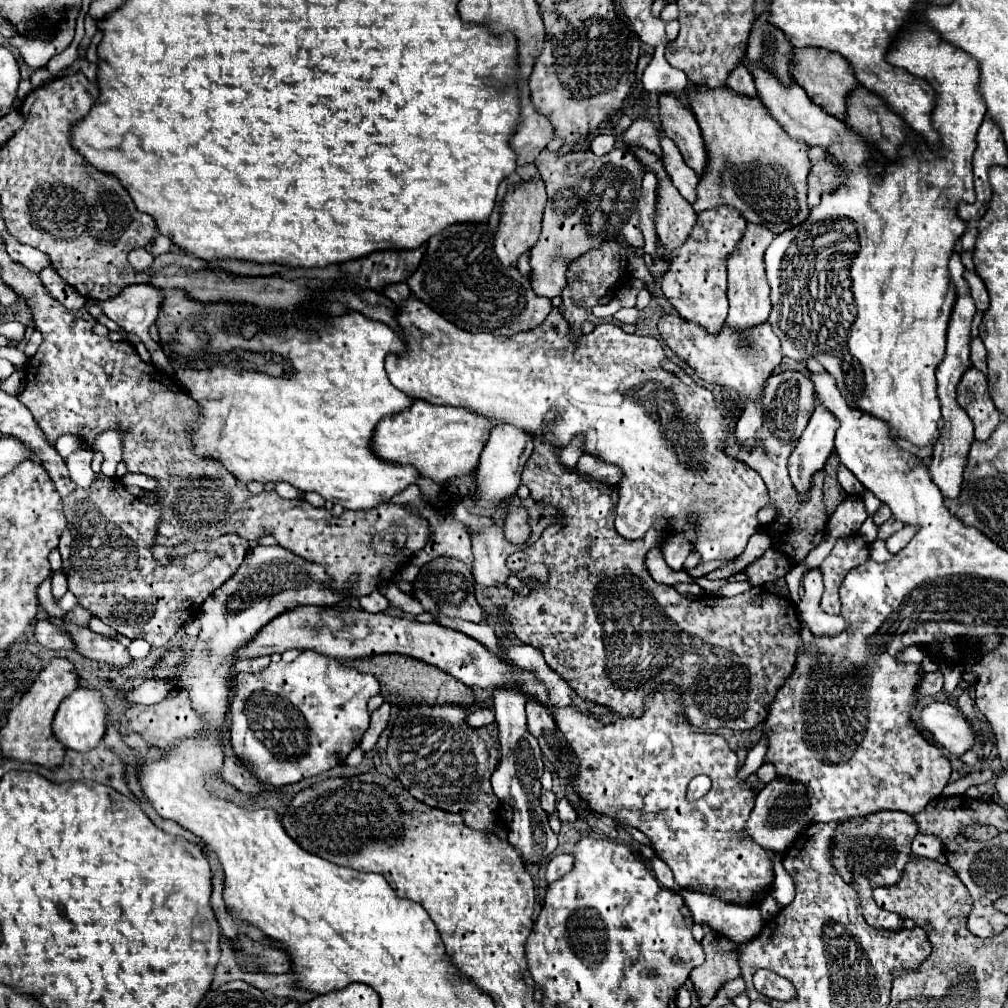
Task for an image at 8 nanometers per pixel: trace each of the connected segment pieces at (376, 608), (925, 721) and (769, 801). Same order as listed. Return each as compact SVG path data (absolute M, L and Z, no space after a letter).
M373 591L373 593L365 595L365 597L361 597L359 603L361 603L361 609L365 609L365 611L369 611L369 613L385 611L387 605L389 605L389 601L387 601L379 591Z
M931 701L919 711L919 729L929 733L949 753L961 755L975 743L975 733L963 713L947 701Z
M775 777L757 793L755 807L745 825L747 835L771 853L785 853L789 845L793 845L797 835L807 827L805 821L807 809L809 809L809 793L805 785L801 785L799 781L791 781L787 777Z

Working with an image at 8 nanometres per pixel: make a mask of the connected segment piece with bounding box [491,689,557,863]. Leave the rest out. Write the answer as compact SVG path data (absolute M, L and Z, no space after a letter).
M497 689L493 693L495 723L499 729L501 761L491 775L491 785L497 799L513 809L513 821L509 827L509 843L519 851L519 855L529 863L541 863L557 847L557 835L549 827L547 813L541 809L541 775L543 775L543 755L537 739L529 733L525 721L525 695L519 689Z

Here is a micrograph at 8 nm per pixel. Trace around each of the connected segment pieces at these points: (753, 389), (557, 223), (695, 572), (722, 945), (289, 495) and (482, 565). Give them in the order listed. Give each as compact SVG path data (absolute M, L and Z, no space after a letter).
M663 315L659 319L659 333L663 341L675 351L675 355L683 359L699 377L703 377L707 383L729 385L739 393L745 409L737 421L735 437L745 451L751 451L759 443L757 433L763 425L763 385L773 373L773 369L779 367L783 357L779 337L773 333L771 325L765 323L745 333L725 327L719 335L711 335L705 333L705 329L701 329L697 323L685 321L679 315Z
M615 147L603 157L597 157L591 151L585 151L585 153L573 151L559 157L557 153L543 149L535 159L535 165L541 171L541 177L547 185L547 197L549 197L545 215L543 215L543 233L537 245L531 249L531 285L539 297L559 297L567 285L567 277L565 277L567 265L575 257L591 249L599 249L607 241L615 241L619 235L623 235L631 247L643 247L641 225L639 225L641 219L635 209L635 197L641 197L641 181L645 175L645 167L629 149Z
M715 560L709 563L702 563L697 567L687 571L687 573L689 573L689 575L691 575L693 578L699 578L704 576L708 572L718 569L721 565L731 561L732 560Z
M707 931L701 945L705 951L705 963L697 969L691 969L691 981L695 985L699 1003L707 1007L725 981L741 977L737 963L739 947L733 945L733 941L729 941L727 937L713 931Z
M277 482L275 484L275 490L280 497L285 499L304 499L305 493L299 491L292 485L286 482Z
M504 509L494 511L493 517L495 517L493 527L489 527L489 529L485 529L485 531L471 537L473 555L475 555L473 577L475 577L475 583L483 585L483 587L501 587L501 585L505 585L507 577L513 575L513 572L507 569L505 559L511 553L525 547L525 543L513 545L505 539L505 535L503 535Z

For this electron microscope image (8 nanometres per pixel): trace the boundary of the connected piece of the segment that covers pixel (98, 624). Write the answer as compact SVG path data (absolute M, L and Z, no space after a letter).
M94 616L91 618L91 621L89 622L89 628L93 632L107 637L118 635L118 633L114 629L112 629L108 625L105 625L99 618Z

